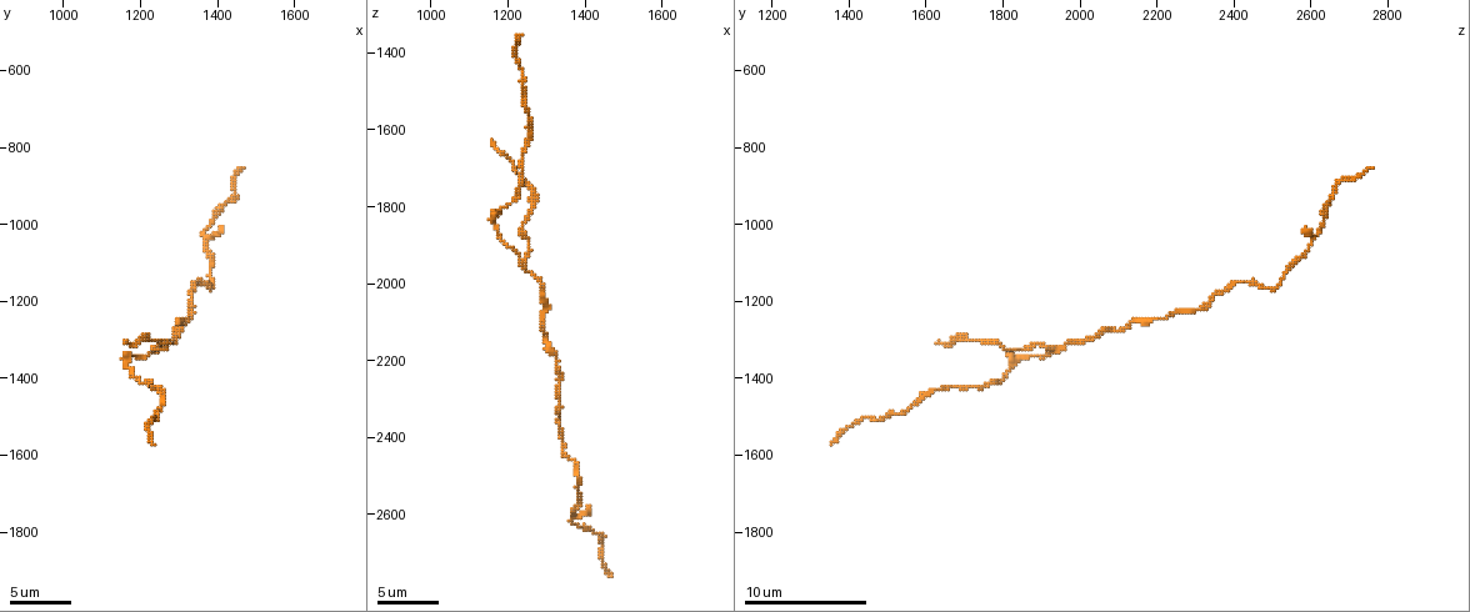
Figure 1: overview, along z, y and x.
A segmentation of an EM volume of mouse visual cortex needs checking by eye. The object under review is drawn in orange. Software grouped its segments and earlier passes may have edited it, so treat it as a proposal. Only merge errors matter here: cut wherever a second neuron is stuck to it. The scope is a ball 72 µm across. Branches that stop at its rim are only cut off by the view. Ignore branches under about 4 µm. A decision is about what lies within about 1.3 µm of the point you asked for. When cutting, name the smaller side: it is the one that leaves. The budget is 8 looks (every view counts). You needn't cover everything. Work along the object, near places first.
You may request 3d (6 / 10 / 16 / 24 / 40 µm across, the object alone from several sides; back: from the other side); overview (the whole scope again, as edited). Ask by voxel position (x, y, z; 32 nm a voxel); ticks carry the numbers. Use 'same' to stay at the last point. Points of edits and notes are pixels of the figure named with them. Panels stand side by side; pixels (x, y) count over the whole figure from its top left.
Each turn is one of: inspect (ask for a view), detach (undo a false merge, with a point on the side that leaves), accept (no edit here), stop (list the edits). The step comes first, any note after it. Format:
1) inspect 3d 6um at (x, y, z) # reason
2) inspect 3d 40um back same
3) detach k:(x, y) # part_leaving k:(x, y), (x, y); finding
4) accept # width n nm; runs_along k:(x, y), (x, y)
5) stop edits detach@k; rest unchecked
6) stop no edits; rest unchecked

inspect 3d 16um at (1370, 1010, 2625) # three-way junction

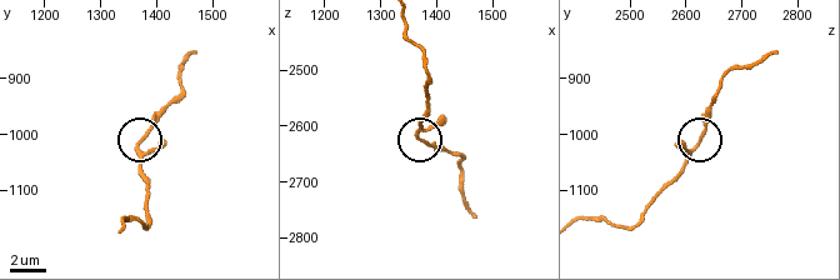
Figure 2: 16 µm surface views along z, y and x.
accept # width 160 nm; all the same neuron

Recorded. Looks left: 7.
inspect 3d 16um at (1235, 1330, 1940) # side arm on a straight run

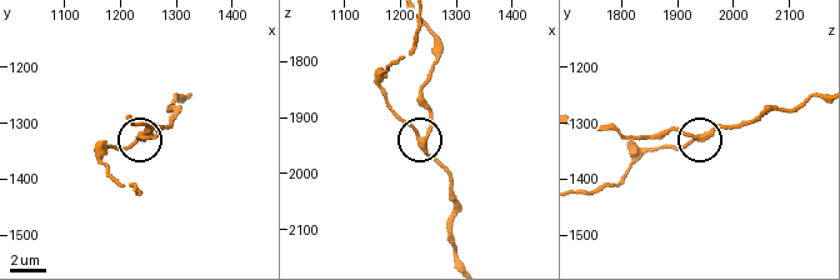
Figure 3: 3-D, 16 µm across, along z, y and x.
accept # width 250 nm; runs_along 3:(453, 226), (450, 179), (424, 143), (430, 120), (425, 100); one neuron here

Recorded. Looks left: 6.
inspect 3d 10um at (1240, 1300, 1725) # thin neck

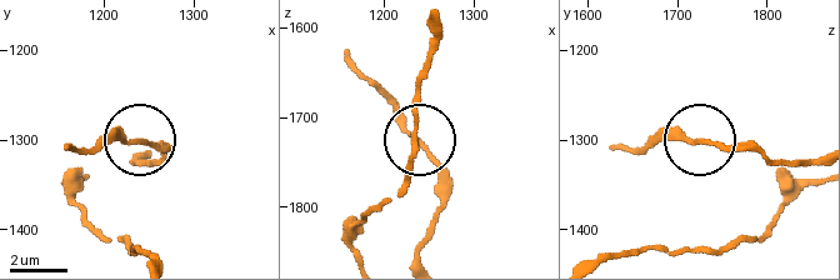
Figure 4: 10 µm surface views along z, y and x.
accept # runs_along 4:(420, 259), (439, 201), (436, 159), (355, 68); all the same neuron

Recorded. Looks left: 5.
inspect 3d 6um at (1175, 1385, 1820) # sudden change in width

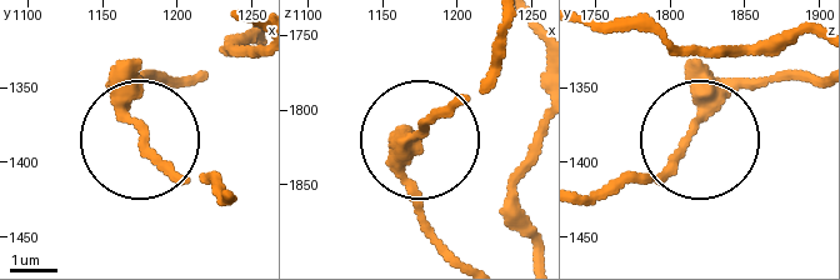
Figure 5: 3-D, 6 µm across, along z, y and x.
inspect 3d 6um back at (1174, 1380, 1814) # from behind

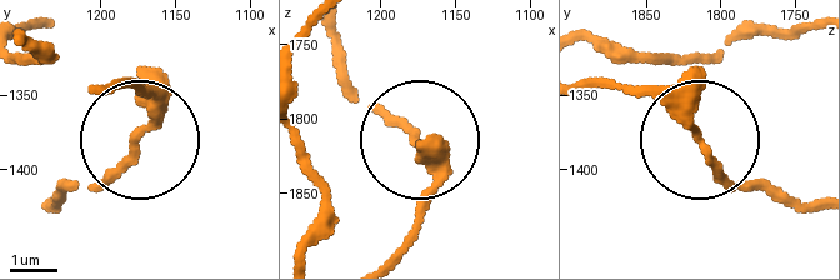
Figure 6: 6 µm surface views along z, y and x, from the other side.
accept # runs_along 6:(395, 253), (431, 165), (340, 78); one neuron here

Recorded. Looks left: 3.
stop no edits; rest unchecked

